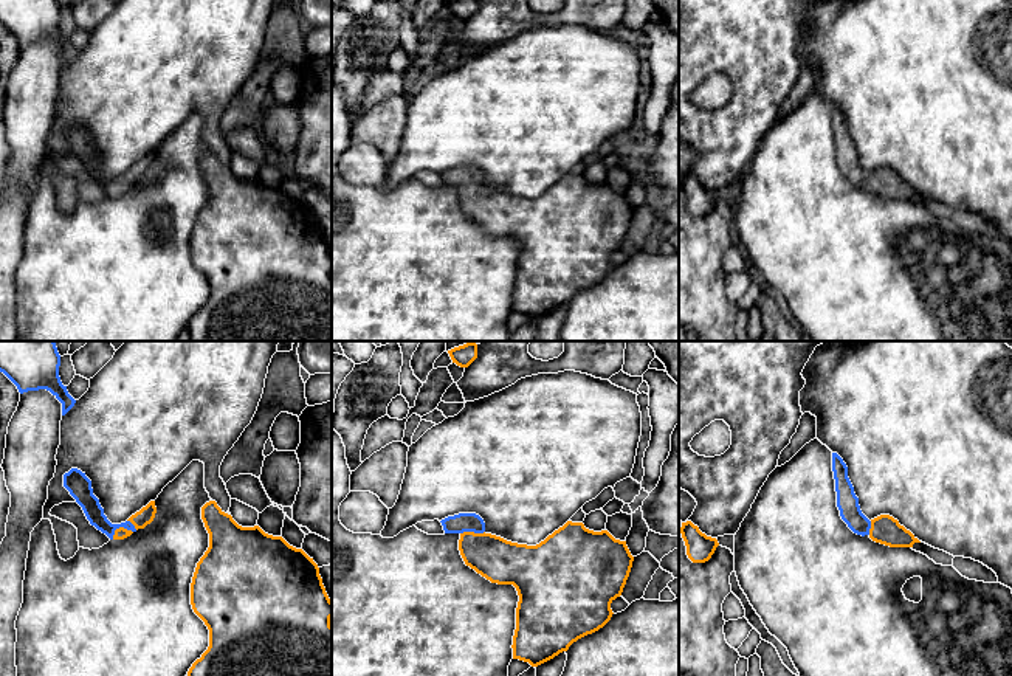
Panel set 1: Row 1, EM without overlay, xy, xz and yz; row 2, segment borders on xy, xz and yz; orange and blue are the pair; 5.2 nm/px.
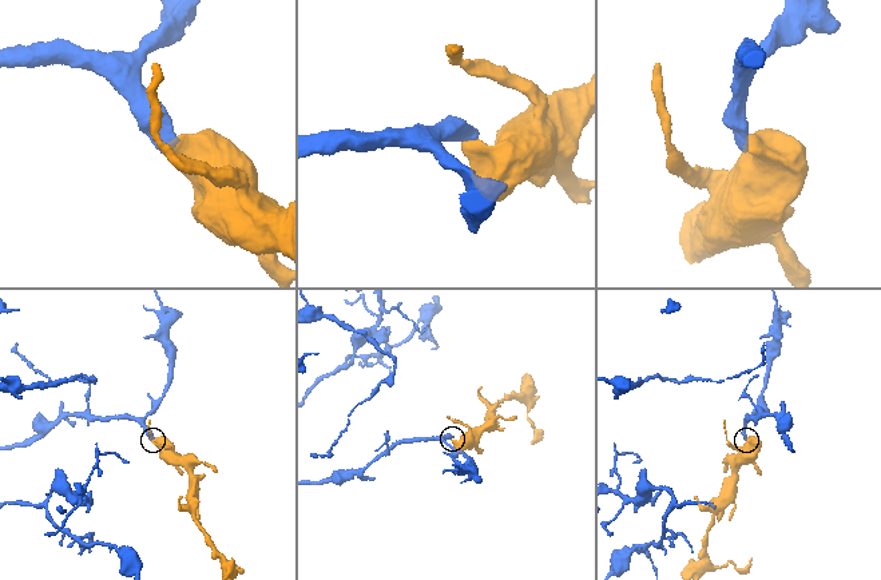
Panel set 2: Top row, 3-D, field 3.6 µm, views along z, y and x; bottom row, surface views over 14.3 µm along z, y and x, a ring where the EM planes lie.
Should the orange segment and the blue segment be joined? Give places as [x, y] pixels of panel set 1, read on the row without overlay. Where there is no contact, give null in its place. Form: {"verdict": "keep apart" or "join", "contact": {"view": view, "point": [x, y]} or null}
{"verdict": "join", "contact": {"view": "xy", "point": [120, 180]}}

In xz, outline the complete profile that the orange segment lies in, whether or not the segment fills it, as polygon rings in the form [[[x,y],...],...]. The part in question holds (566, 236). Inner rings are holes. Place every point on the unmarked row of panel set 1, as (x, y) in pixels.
[[[459,166],[440,174],[445,186],[459,186],[459,203],[466,219],[497,237],[513,237],[519,254],[516,260],[516,282],[513,288],[513,312],[538,319],[563,304],[578,291],[603,281],[612,270],[611,256],[621,248],[629,229],[634,209],[626,194],[615,192],[608,183],[594,185],[583,175],[567,174],[536,198],[518,197],[485,185],[484,172],[476,166]]]

